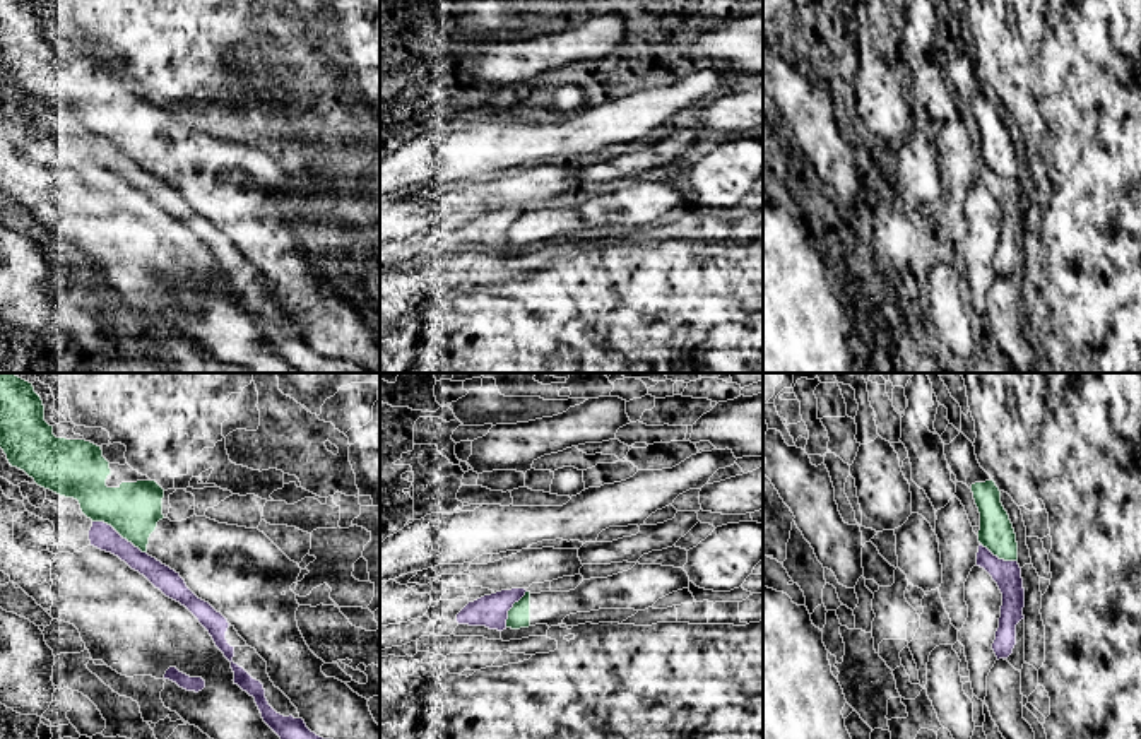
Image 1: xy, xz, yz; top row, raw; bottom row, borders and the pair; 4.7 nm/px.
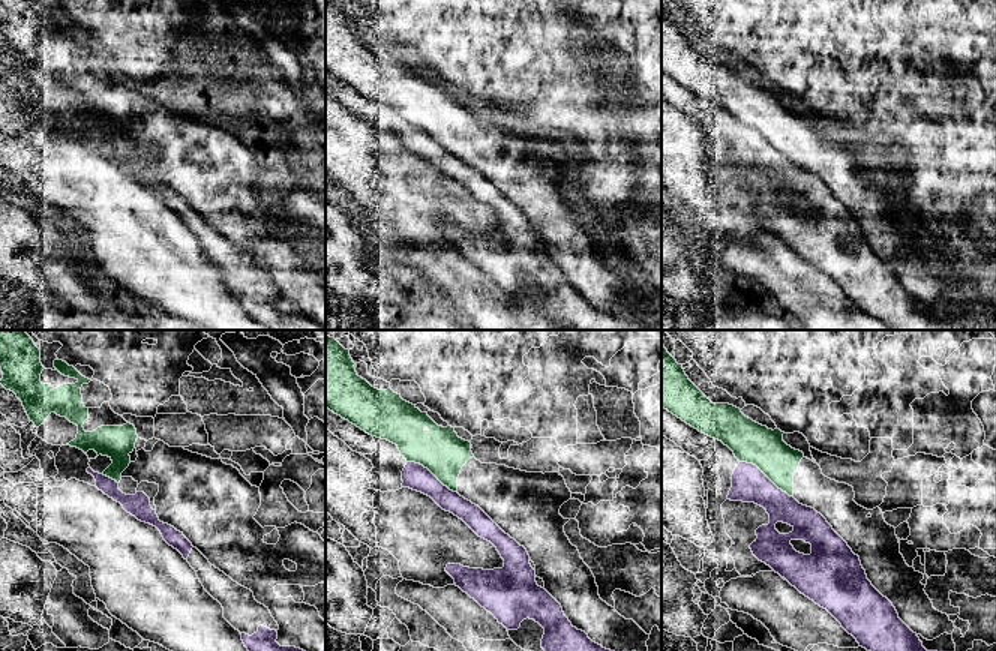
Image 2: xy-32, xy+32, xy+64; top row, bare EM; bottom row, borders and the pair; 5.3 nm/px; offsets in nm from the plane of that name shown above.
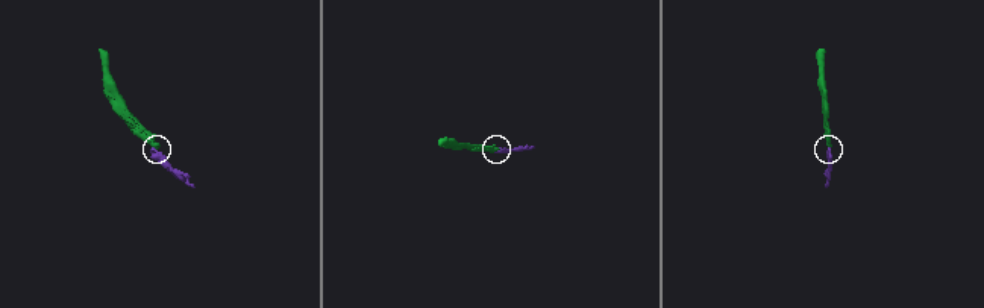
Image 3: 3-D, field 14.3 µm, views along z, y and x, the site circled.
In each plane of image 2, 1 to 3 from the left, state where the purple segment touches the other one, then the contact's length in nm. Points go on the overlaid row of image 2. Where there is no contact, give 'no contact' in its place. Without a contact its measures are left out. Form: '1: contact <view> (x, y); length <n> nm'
1: contact xy-32 (110, 477); length 110 nm
2: contact xy+32 (432, 473); length 320 nm
3: contact xy+64 (767, 476); length 340 nm

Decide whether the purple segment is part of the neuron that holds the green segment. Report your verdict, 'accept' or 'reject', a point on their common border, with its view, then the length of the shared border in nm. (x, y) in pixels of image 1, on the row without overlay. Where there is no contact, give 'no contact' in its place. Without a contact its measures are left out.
reject | xy (120, 151) | 300 nm

